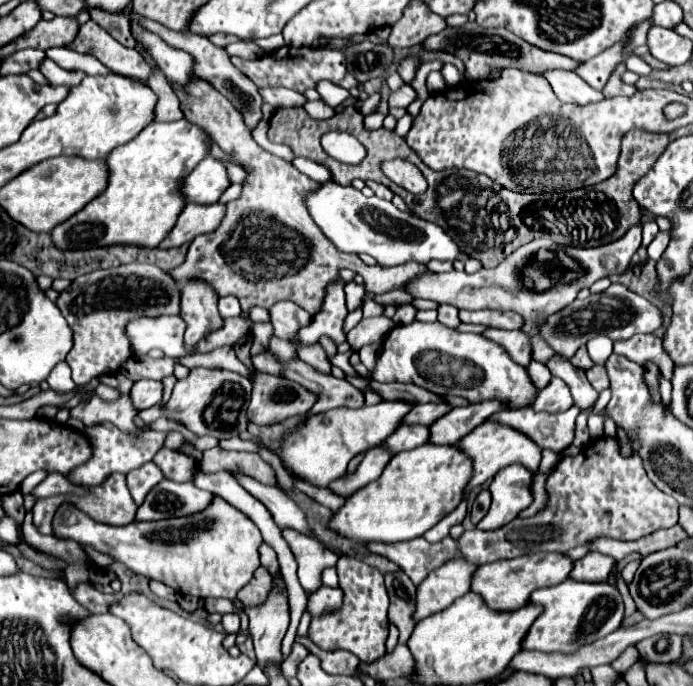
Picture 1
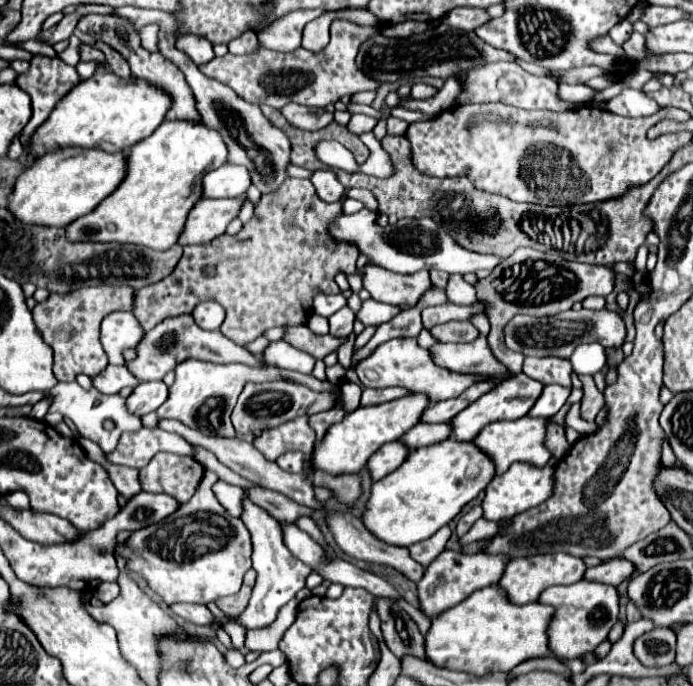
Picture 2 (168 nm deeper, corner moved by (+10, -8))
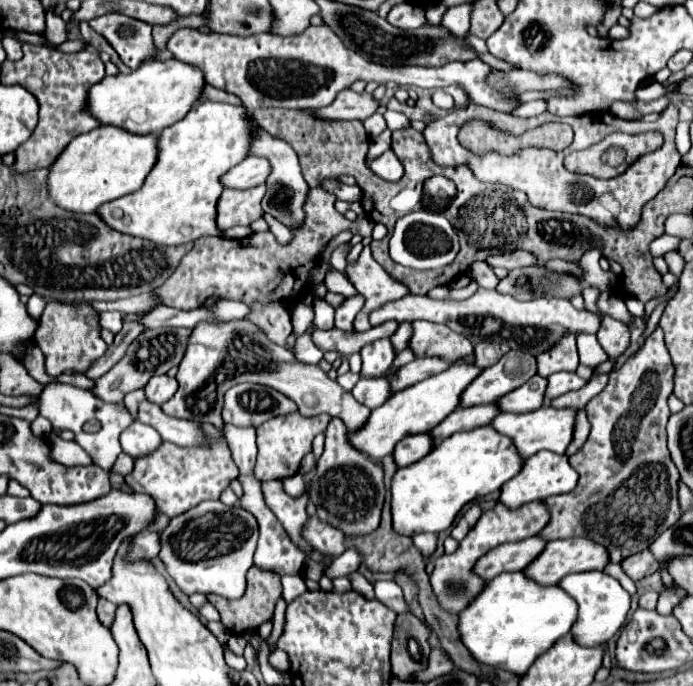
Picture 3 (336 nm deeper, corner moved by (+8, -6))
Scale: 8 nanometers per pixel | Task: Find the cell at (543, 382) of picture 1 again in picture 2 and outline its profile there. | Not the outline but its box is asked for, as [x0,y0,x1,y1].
[450,374,542,442]

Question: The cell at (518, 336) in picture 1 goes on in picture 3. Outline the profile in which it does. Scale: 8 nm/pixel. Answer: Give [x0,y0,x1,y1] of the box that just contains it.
[390,358,450,394]

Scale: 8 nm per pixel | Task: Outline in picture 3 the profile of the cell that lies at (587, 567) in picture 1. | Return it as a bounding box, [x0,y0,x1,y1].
[622,550,660,582]

